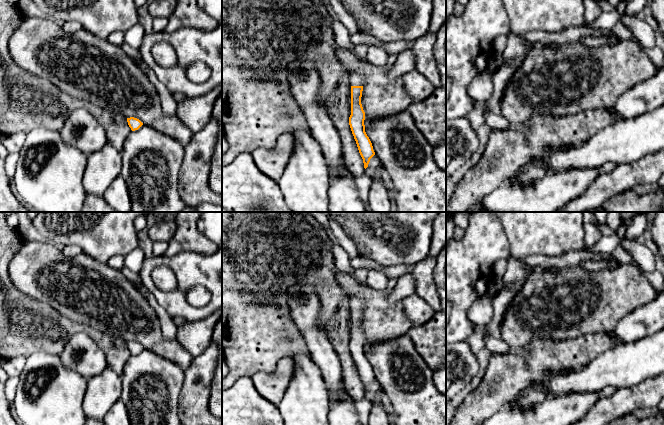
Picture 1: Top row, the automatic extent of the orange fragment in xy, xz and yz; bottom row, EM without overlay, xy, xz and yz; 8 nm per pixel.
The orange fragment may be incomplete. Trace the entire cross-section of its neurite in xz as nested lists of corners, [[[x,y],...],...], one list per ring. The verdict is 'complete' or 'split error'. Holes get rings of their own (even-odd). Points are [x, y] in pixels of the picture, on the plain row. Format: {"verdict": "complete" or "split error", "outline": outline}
{"verdict": "split error", "outline": [[[357,296],[350,298],[351,307],[351,339],[349,349],[356,365],[359,377],[363,383],[364,392],[368,391],[370,383],[375,379],[372,367],[365,356],[365,336],[361,328],[364,304]]]}

